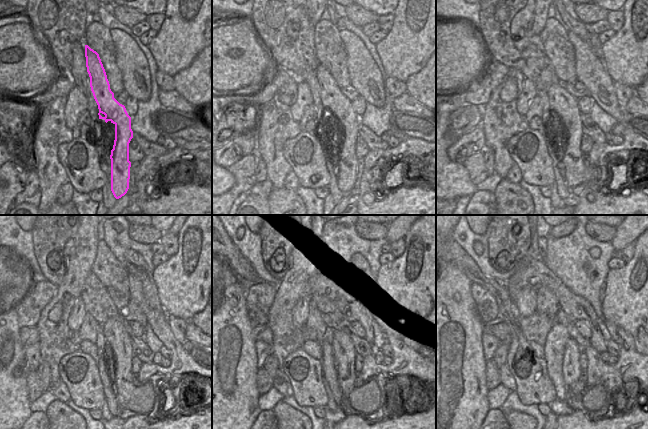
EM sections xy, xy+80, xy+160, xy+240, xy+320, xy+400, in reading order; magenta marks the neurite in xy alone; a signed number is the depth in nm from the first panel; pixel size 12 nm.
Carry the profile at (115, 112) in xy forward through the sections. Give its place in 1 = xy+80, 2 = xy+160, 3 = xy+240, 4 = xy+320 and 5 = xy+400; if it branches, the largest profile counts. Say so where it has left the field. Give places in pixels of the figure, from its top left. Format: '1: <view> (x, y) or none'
1: xy+80 (332, 98)
2: xy+160 (565, 106)
3: xy+240 (116, 336)
4: xy+320 (344, 351)
5: xy+400 (571, 369)

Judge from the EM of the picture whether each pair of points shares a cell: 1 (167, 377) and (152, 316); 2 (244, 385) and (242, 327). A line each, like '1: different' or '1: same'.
1: same
2: same

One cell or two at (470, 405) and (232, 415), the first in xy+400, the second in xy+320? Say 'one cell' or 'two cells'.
one cell

